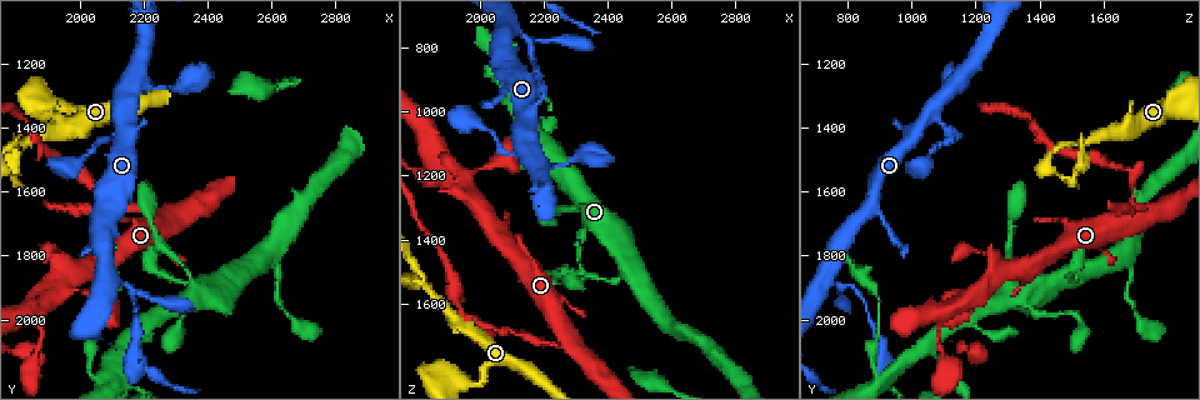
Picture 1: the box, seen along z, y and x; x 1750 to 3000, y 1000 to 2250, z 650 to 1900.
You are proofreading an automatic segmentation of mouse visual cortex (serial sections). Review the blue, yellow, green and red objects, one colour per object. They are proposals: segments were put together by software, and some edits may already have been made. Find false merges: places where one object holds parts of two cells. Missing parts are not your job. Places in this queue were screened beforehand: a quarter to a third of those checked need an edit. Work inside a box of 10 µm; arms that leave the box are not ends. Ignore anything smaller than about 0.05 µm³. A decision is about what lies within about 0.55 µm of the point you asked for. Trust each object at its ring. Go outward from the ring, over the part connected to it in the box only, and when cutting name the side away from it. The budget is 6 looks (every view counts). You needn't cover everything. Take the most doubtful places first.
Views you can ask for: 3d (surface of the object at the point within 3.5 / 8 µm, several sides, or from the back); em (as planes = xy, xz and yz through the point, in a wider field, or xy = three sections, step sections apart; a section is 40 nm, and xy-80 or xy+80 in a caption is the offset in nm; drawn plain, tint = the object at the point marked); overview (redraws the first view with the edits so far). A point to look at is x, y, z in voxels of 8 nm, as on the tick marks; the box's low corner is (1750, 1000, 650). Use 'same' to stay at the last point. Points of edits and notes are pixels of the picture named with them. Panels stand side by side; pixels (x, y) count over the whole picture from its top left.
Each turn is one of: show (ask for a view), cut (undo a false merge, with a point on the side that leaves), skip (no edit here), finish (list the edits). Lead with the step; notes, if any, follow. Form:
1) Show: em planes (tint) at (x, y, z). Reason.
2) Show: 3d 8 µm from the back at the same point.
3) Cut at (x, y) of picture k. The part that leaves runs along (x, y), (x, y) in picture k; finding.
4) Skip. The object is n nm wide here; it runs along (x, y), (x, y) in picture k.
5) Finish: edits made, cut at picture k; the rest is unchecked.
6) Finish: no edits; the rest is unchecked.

Show: 3d 3.5 µm from the back at (2040, 2160, 890). Sharp bend.

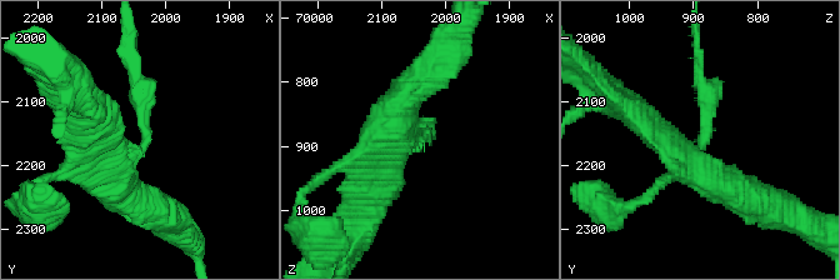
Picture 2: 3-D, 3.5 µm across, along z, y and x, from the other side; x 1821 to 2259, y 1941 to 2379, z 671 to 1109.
Show: em xy step 1 (tint) at (2025, 2160, 890). Shape alone is not enough.

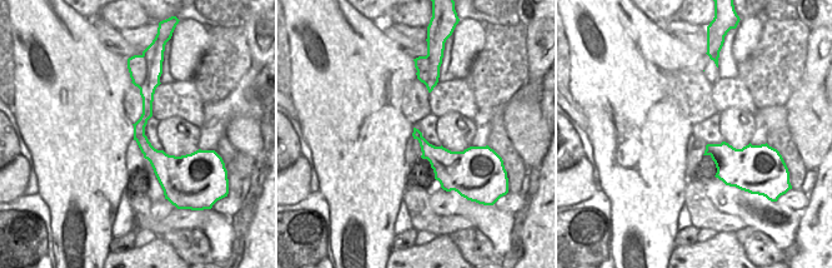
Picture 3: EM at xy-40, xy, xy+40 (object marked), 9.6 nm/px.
Cut at (143, 96) of picture 2. The arms are 250, 350 nm wide; the part that leaves runs along (146, 140), (128, 33) in picture 2; a second cell is stuck on.

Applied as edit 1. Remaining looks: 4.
Show: overview.

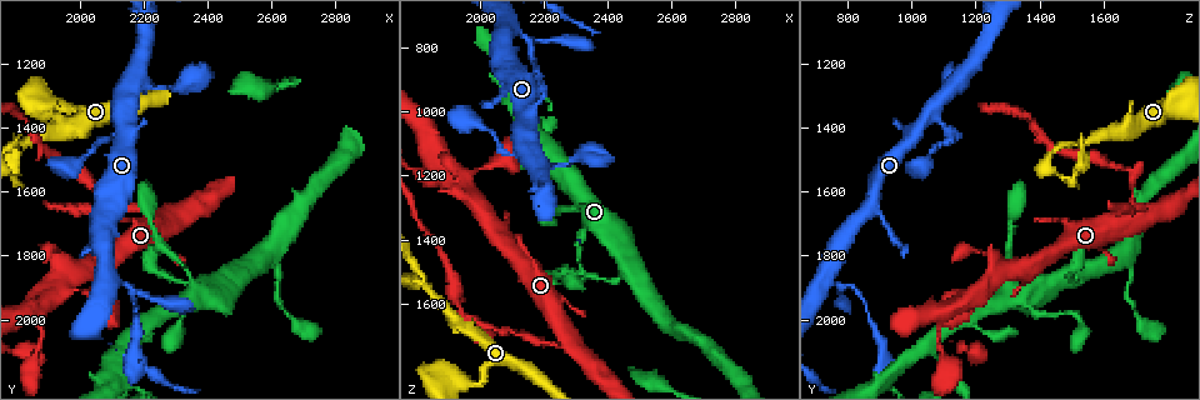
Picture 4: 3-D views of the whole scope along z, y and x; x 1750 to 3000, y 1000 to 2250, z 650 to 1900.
Show: 3d 8 µm at (2470, 1870, 1500). Two arms in line, one across.

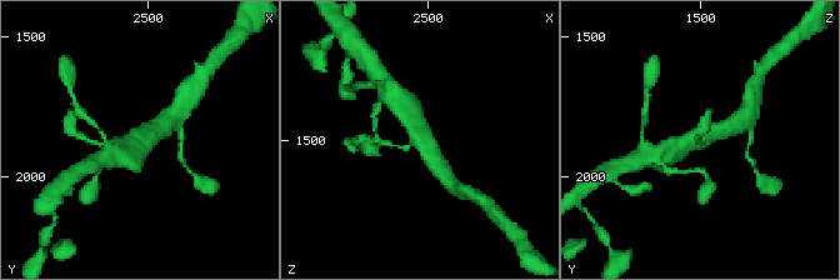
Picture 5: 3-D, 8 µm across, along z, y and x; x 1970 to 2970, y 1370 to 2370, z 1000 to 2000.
Show: 3d 3.5 µm from the back at the same point. Closer look.

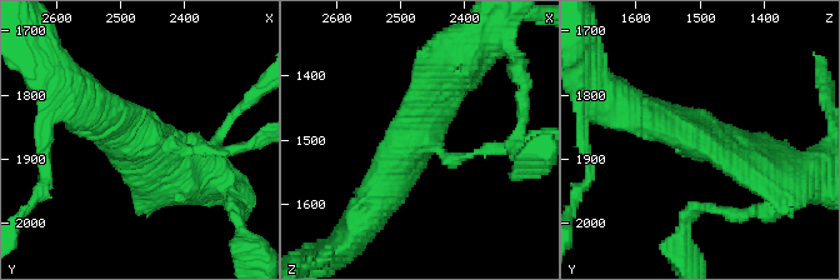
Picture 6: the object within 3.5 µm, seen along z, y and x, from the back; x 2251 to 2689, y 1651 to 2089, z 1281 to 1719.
Skip. It runs along (453, 70), (379, 195) in picture 6; continuous, no second cell.

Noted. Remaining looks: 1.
Finish: edits made, cut at picture 2; the rest is unchecked.

